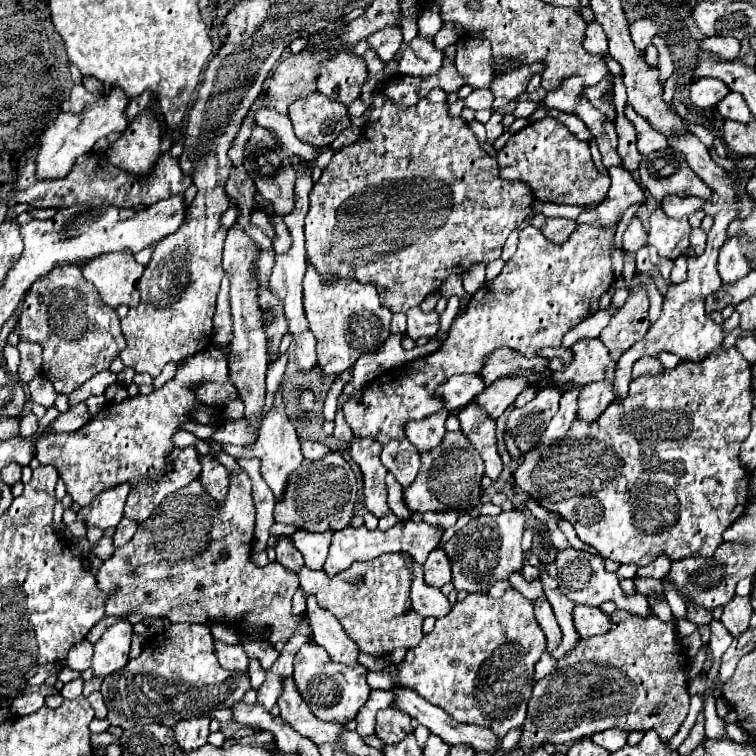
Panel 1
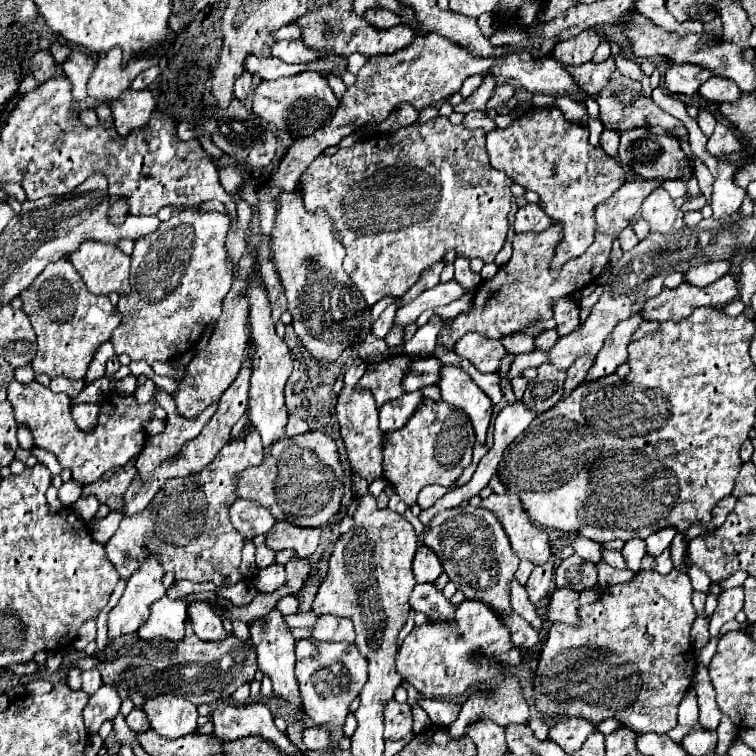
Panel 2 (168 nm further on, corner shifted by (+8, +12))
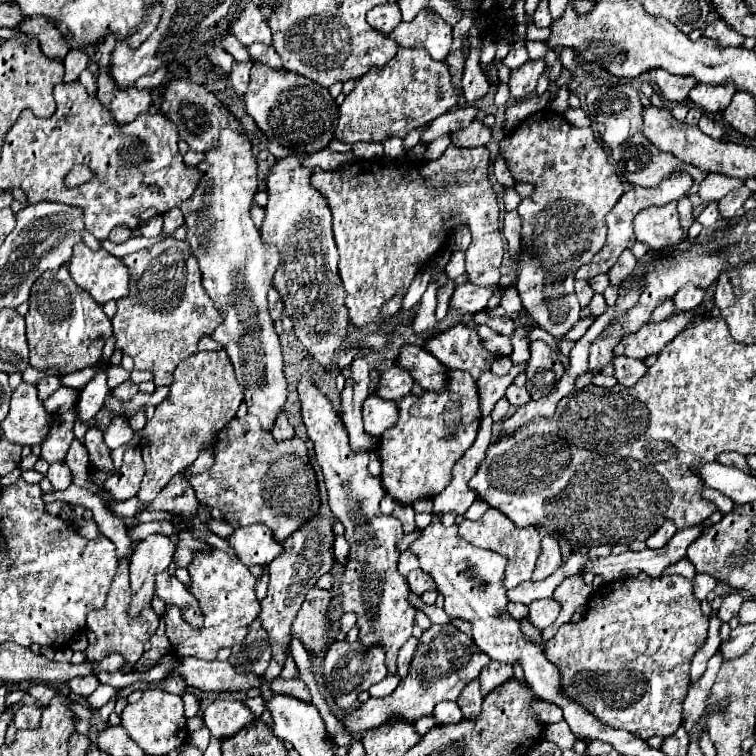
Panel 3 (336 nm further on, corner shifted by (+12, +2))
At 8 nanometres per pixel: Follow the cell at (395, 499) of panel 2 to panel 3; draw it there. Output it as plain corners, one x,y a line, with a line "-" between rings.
406,550
402,556
400,556
400,560
398,560
398,570
406,576
408,572
412,572
414,568
418,568
420,564
418,564
418,556
414,554
414,552
410,552
410,550

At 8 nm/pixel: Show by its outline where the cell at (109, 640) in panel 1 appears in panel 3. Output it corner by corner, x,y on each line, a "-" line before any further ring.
164,534
146,536
132,554
130,580
132,580
132,602
130,614
136,616
142,608
152,602
154,596
154,574
166,570
174,558
174,544

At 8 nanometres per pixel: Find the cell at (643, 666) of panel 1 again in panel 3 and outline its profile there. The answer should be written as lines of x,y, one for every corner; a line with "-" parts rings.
640,572
638,576
632,576
632,578
622,578
622,580
614,580
614,582
606,582
602,586
596,588
594,596
592,596
592,602
590,602
590,608
586,610
584,618
580,622
570,622
570,624
564,624
558,628
556,636
550,638
546,642
546,650
544,650
544,656
556,664
560,668
560,674
562,674
562,684
564,684
564,694
568,694
570,698
574,698
576,702
580,702
588,712
592,712
596,718
600,718
604,724
612,726
612,728
622,728
622,730
628,730
630,734
634,734
636,738
650,738
650,736
660,736
660,738
666,738
670,734
674,734
680,724
682,724
682,702
688,694
688,686
690,686
690,662
694,658
694,654
700,650
700,646
704,646
708,638
708,616
702,614
700,610
700,600
694,598
694,592
692,592
692,582
684,576
660,576
660,578
650,578
648,574

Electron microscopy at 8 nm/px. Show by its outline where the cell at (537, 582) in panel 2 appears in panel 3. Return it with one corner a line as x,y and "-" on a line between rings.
544,534
542,542
540,542
540,556
538,556
536,568
532,572
532,580
544,580
560,564
562,564
562,556
560,556
560,546
558,546
556,538
550,534

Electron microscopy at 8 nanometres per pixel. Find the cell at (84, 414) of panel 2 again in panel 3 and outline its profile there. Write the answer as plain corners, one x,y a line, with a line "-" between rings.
90,428
84,436
84,442
86,442
86,450
90,454
92,466
96,466
96,470
102,470
102,472
114,472
110,448
104,444
102,432
98,428

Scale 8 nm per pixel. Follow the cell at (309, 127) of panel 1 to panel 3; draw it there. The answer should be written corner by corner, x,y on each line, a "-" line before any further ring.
254,64
250,72
250,84
244,94
244,106
270,142
278,142
290,150
304,152
324,150
328,148
332,134
336,130
338,104
330,96
328,88
296,72

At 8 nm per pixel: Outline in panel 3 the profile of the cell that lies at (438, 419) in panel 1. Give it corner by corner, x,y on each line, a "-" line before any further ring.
368,396
364,400
364,429
368,434
380,437
396,424
396,418
398,410
394,402
382,400
378,396

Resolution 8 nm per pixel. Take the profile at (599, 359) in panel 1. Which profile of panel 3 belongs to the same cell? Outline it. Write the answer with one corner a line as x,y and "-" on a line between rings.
548,108
528,116
512,136
504,138
500,154
506,158
514,180
534,186
532,194
518,206
524,250
516,258
516,288
540,328
560,340
580,318
574,292
576,270
604,246
604,218
625,192
623,181
596,142
592,128
576,128

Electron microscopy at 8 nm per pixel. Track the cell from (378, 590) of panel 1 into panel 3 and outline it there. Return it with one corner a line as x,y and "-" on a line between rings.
302,376
298,380
298,396
302,402
302,418
308,438
314,444
316,462
324,472
330,510
334,518
344,524
344,536
350,544
350,562
344,568
346,580
340,584
340,612
356,612
360,642
364,646
382,644
386,650
388,674
396,674
398,650
412,636
416,616
416,610
408,602
410,588
406,578
398,572
400,552
396,550
396,544
404,538
402,524
396,516
380,512
378,504
386,490
382,482
368,472
368,454
356,454
348,446
348,430
344,430
340,414
332,408
332,402
310,376

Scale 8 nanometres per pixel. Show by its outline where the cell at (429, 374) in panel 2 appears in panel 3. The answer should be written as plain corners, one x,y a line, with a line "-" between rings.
394,366
388,372
380,374
380,394
376,394
376,396
384,398
384,400
398,400
398,398
410,394
412,384
414,384
412,376
406,370

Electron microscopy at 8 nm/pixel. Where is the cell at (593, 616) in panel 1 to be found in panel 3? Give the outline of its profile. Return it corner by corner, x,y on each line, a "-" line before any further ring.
544,598
544,600
534,600
530,604
528,618
536,628
544,630
556,622
558,614
560,614
560,604
554,598

